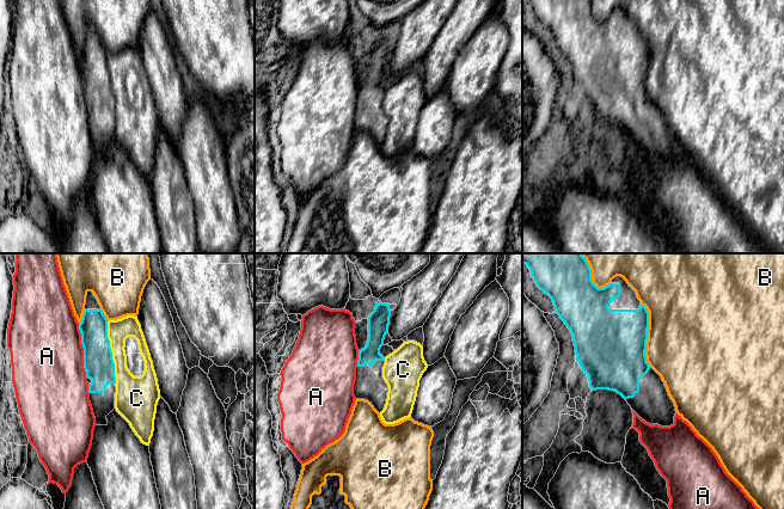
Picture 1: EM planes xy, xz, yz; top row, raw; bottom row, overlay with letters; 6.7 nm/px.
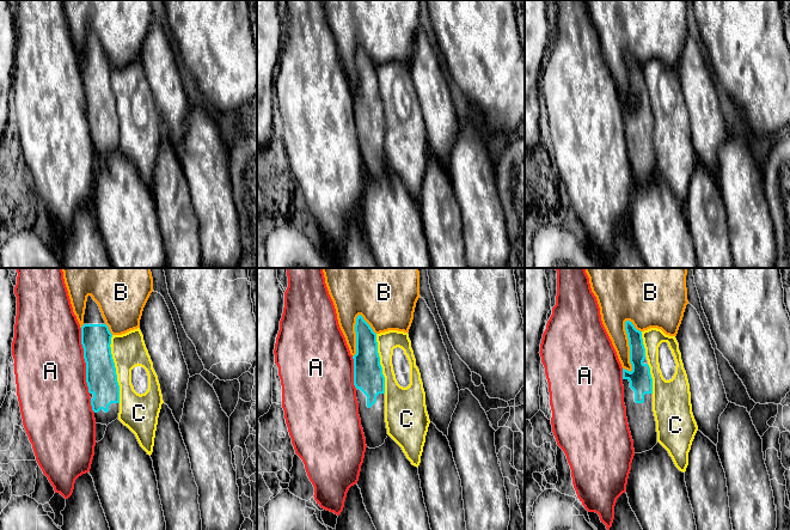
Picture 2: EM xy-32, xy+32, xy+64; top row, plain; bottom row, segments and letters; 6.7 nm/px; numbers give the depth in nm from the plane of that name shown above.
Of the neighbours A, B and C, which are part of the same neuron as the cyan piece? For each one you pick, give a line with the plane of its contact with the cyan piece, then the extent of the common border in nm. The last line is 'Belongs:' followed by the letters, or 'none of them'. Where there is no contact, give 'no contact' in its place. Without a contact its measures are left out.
Belongs: none of them

